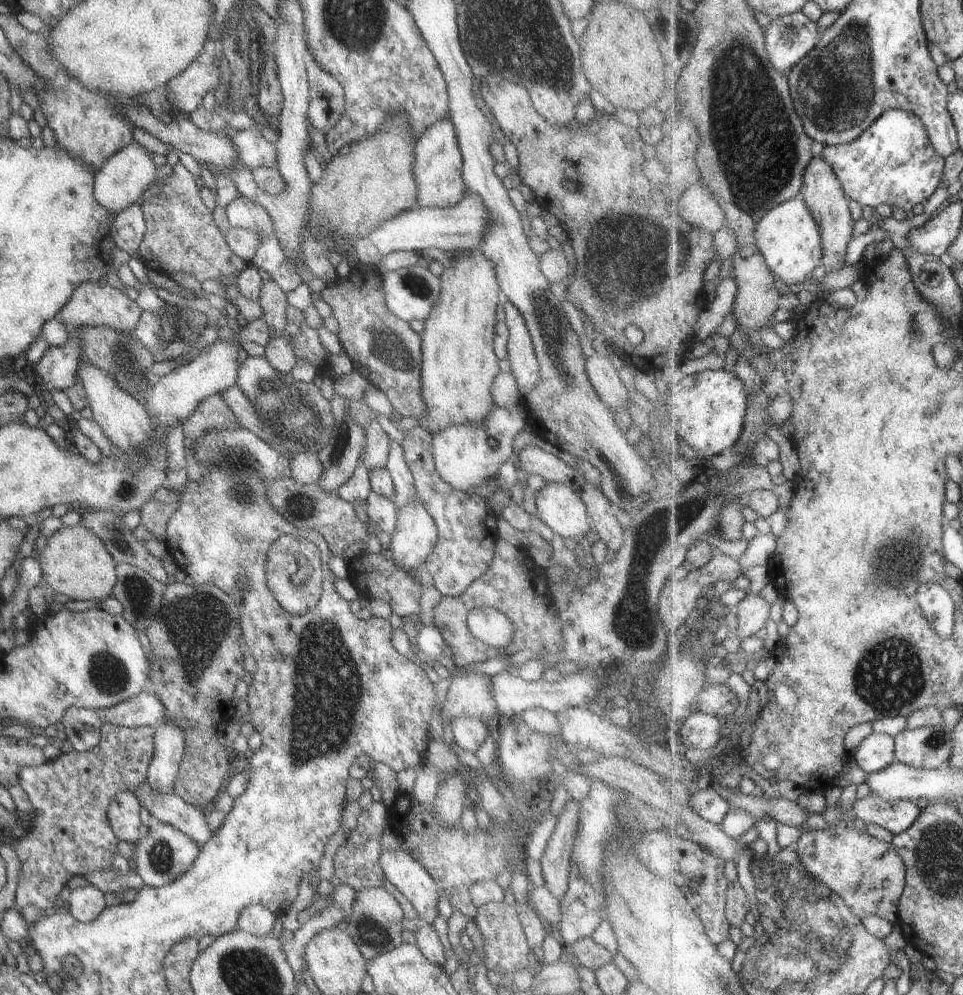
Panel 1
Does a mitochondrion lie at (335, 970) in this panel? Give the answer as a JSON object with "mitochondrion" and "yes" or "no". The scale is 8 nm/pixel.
{"mitochondrion":"no"}

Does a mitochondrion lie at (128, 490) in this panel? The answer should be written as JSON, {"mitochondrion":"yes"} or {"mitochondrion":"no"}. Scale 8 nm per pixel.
{"mitochondrion":"yes"}

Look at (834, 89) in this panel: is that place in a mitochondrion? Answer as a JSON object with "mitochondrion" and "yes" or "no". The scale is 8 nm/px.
{"mitochondrion":"yes"}

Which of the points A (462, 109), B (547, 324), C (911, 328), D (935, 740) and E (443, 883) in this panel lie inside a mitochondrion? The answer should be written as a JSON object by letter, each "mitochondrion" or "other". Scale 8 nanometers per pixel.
{"A":"other","B":"mitochondrion","C":"mitochondrion","D":"mitochondrion","E":"other"}

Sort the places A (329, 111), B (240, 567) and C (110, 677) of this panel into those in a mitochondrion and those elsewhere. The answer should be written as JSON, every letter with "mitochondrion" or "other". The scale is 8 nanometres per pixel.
{"A":"other","B":"other","C":"mitochondrion"}

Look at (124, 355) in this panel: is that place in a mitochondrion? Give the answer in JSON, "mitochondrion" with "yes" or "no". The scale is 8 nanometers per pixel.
{"mitochondrion":"yes"}

